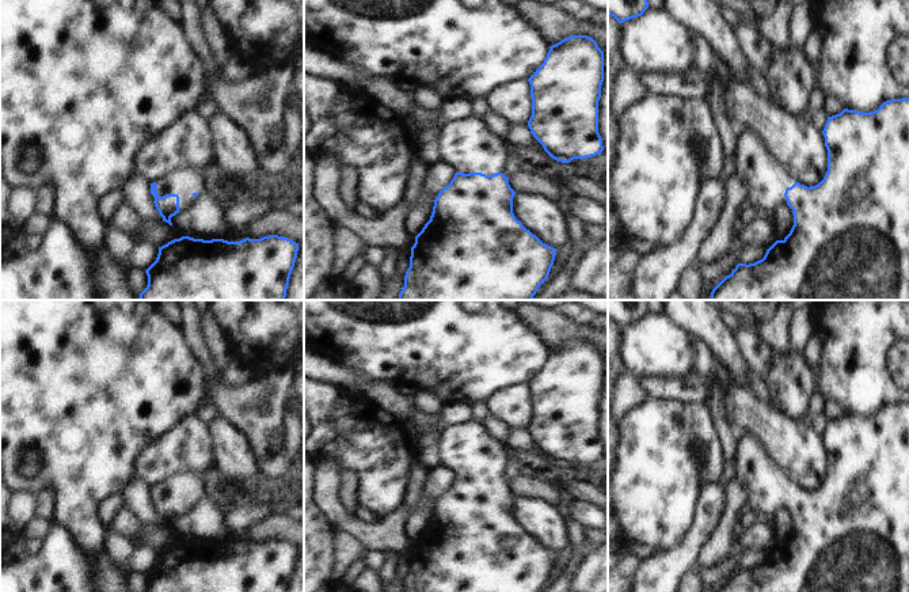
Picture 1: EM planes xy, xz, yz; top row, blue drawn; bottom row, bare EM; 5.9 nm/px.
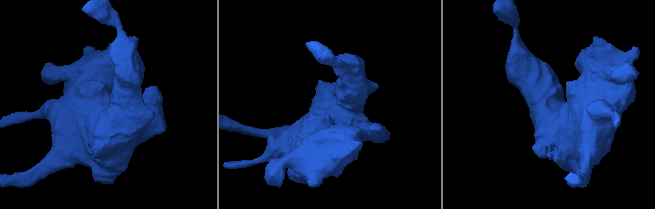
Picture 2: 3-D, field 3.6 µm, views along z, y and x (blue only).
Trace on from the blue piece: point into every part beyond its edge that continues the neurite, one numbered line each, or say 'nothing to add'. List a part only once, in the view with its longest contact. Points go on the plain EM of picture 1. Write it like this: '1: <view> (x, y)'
1: xy (183, 486)

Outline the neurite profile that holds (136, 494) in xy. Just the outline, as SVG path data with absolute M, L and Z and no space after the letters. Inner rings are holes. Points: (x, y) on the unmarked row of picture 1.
M134 477L122 489L123 506L130 509L141 524L163 524L153 505L151 504L151 486Z

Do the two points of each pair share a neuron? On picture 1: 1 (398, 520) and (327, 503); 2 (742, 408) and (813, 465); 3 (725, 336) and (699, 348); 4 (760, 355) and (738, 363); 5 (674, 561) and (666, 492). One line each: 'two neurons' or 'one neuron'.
1: one neuron
2: one neuron
3: two neurons
4: two neurons
5: two neurons

